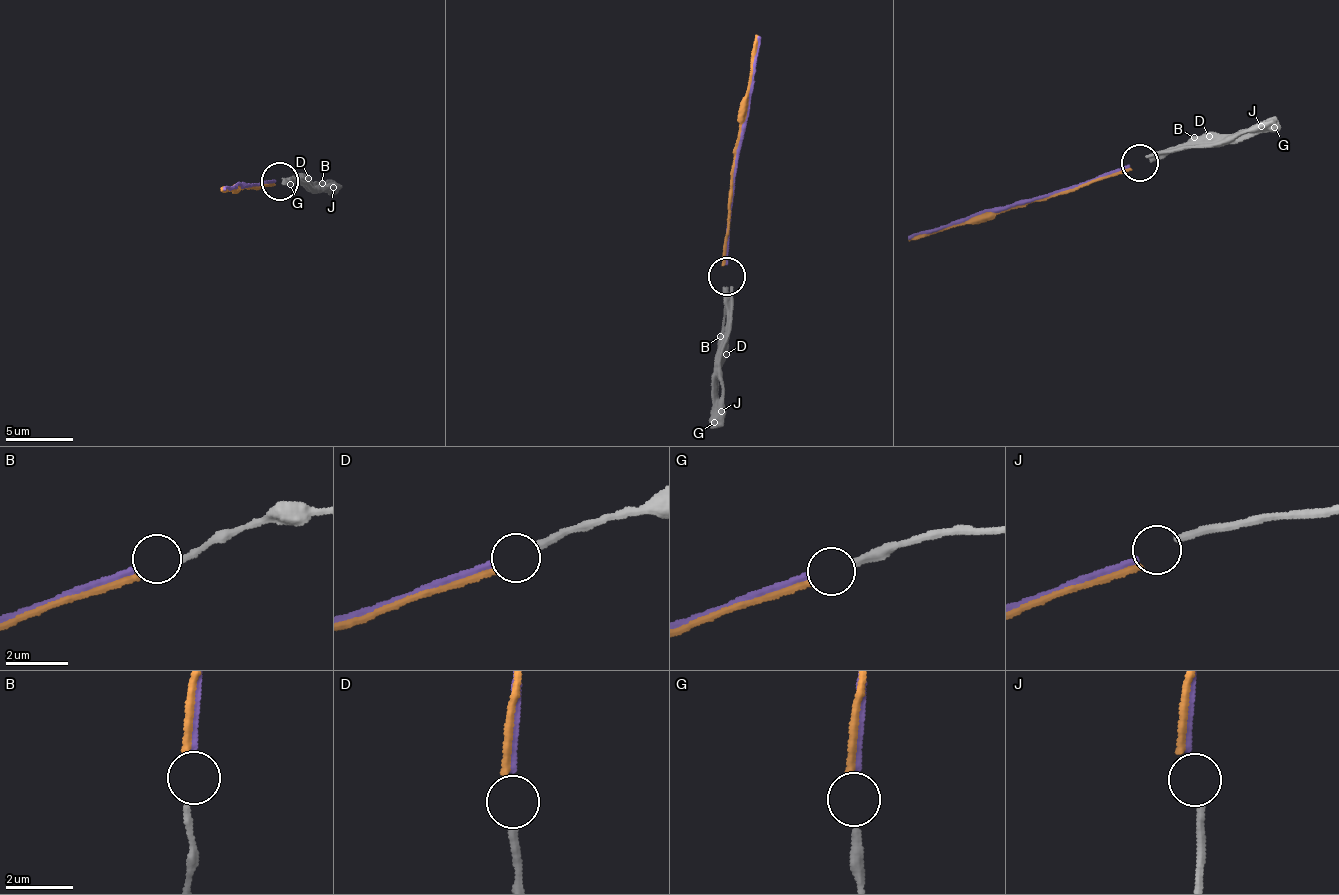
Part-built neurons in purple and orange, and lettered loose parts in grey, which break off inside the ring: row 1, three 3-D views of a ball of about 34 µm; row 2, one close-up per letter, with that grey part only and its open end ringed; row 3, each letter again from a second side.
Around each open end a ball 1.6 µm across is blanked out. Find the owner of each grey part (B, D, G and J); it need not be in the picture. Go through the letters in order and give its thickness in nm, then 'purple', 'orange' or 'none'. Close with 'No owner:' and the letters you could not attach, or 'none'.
B: 170 nm thick; orange
D: 240 nm thick; purple
G: 280 nm thick; none
J: 240 nm thick; none
No owner: G, J

